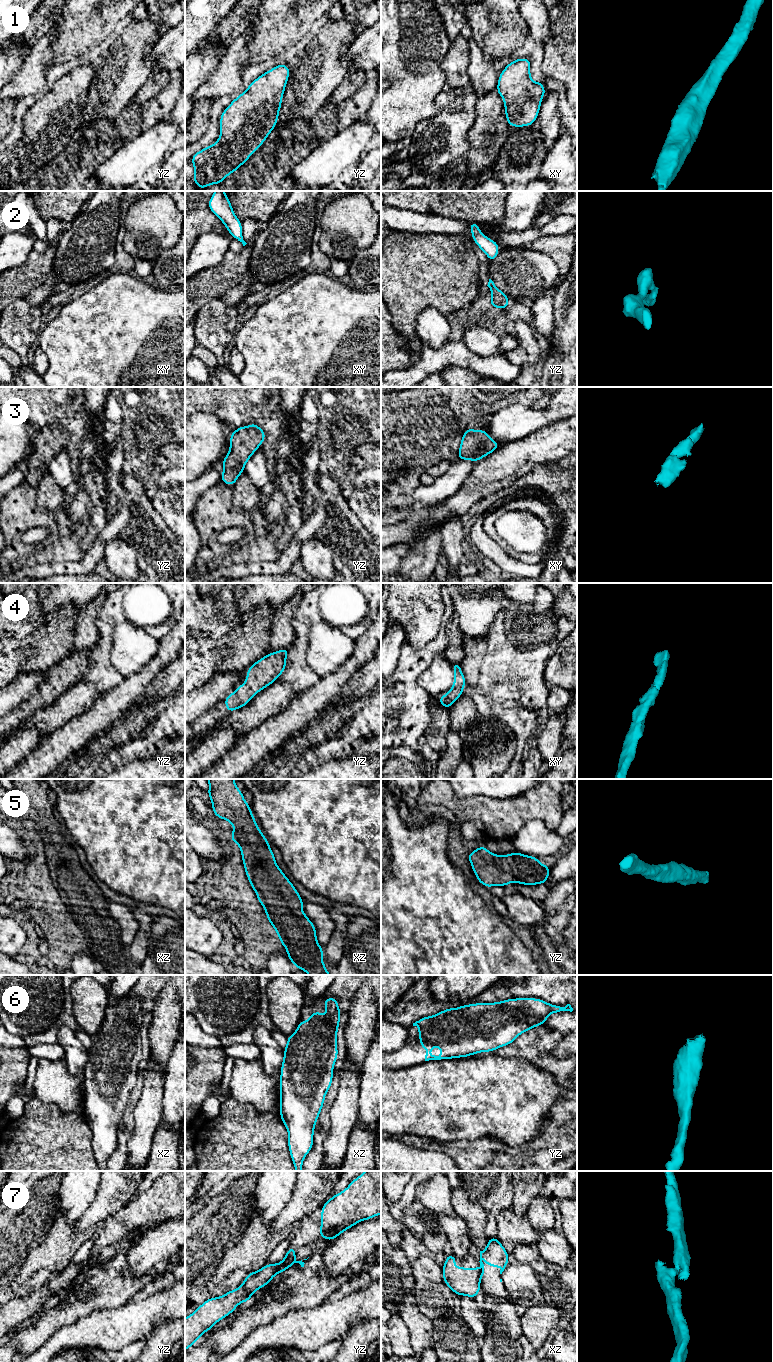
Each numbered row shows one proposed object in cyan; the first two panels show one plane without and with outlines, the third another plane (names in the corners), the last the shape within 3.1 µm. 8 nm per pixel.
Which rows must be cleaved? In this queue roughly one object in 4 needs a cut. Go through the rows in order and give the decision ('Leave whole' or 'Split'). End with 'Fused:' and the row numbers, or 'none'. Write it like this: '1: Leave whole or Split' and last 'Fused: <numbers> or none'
1: Leave whole
2: Leave whole
3: Leave whole
4: Leave whole
5: Leave whole
6: Leave whole
7: Split
Fused: 7

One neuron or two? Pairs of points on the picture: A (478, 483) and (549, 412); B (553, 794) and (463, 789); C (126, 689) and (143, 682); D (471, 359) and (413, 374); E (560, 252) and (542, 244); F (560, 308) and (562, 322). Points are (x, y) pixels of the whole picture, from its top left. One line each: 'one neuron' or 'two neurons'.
A: two neurons
B: two neurons
C: one neuron
D: one neuron
E: one neuron
F: one neuron

